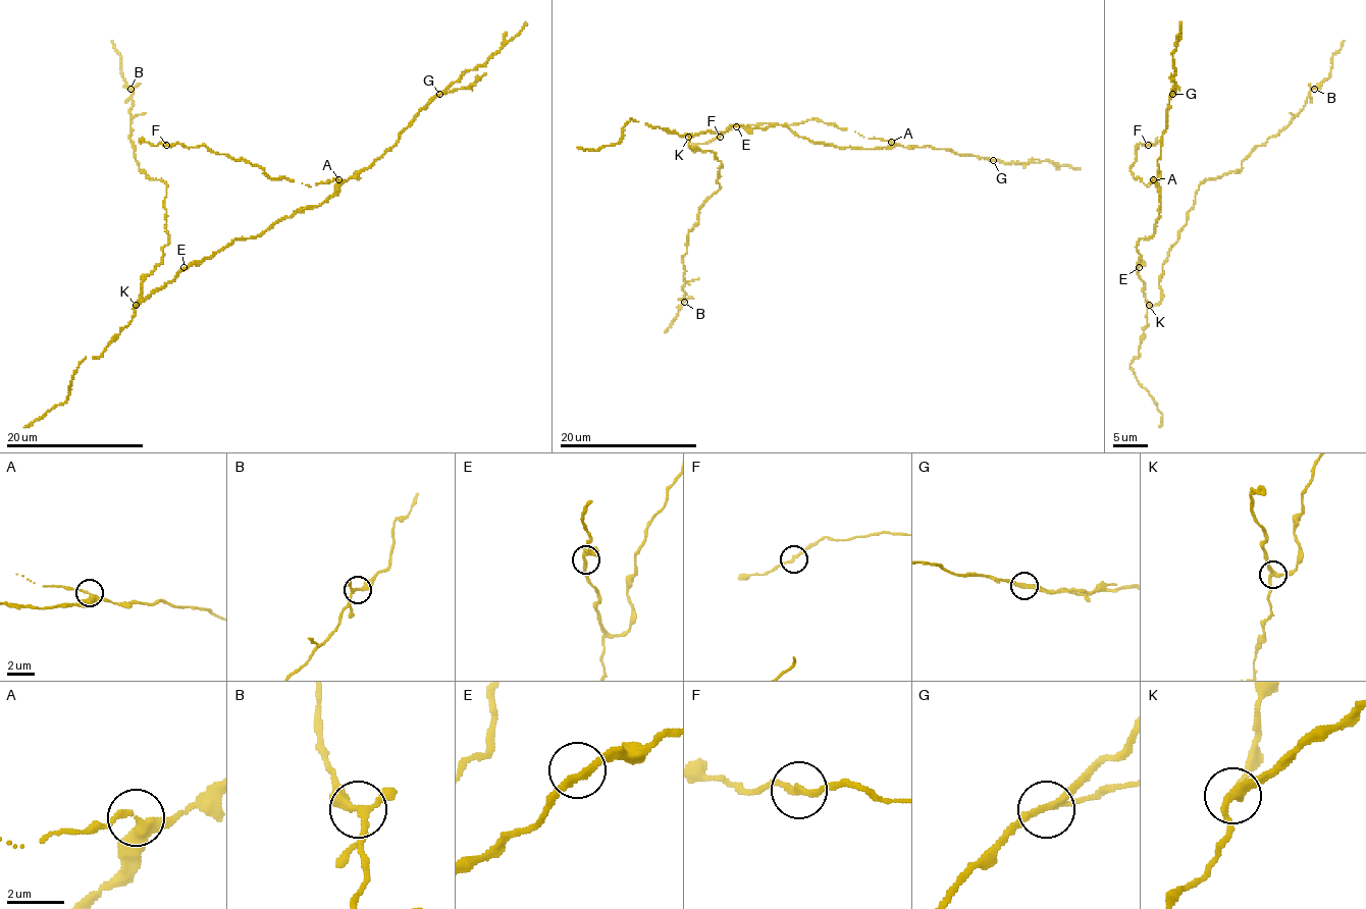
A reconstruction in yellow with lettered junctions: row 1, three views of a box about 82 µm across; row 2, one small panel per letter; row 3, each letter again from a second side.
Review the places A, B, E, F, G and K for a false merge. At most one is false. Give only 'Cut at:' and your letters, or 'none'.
Cut at: G

